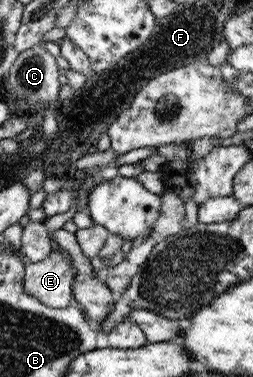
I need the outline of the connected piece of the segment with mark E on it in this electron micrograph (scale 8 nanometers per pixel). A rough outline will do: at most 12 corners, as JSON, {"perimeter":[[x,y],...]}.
{"perimeter":[[60,246],[23,267],[23,289],[54,311],[72,299],[70,254]]}

